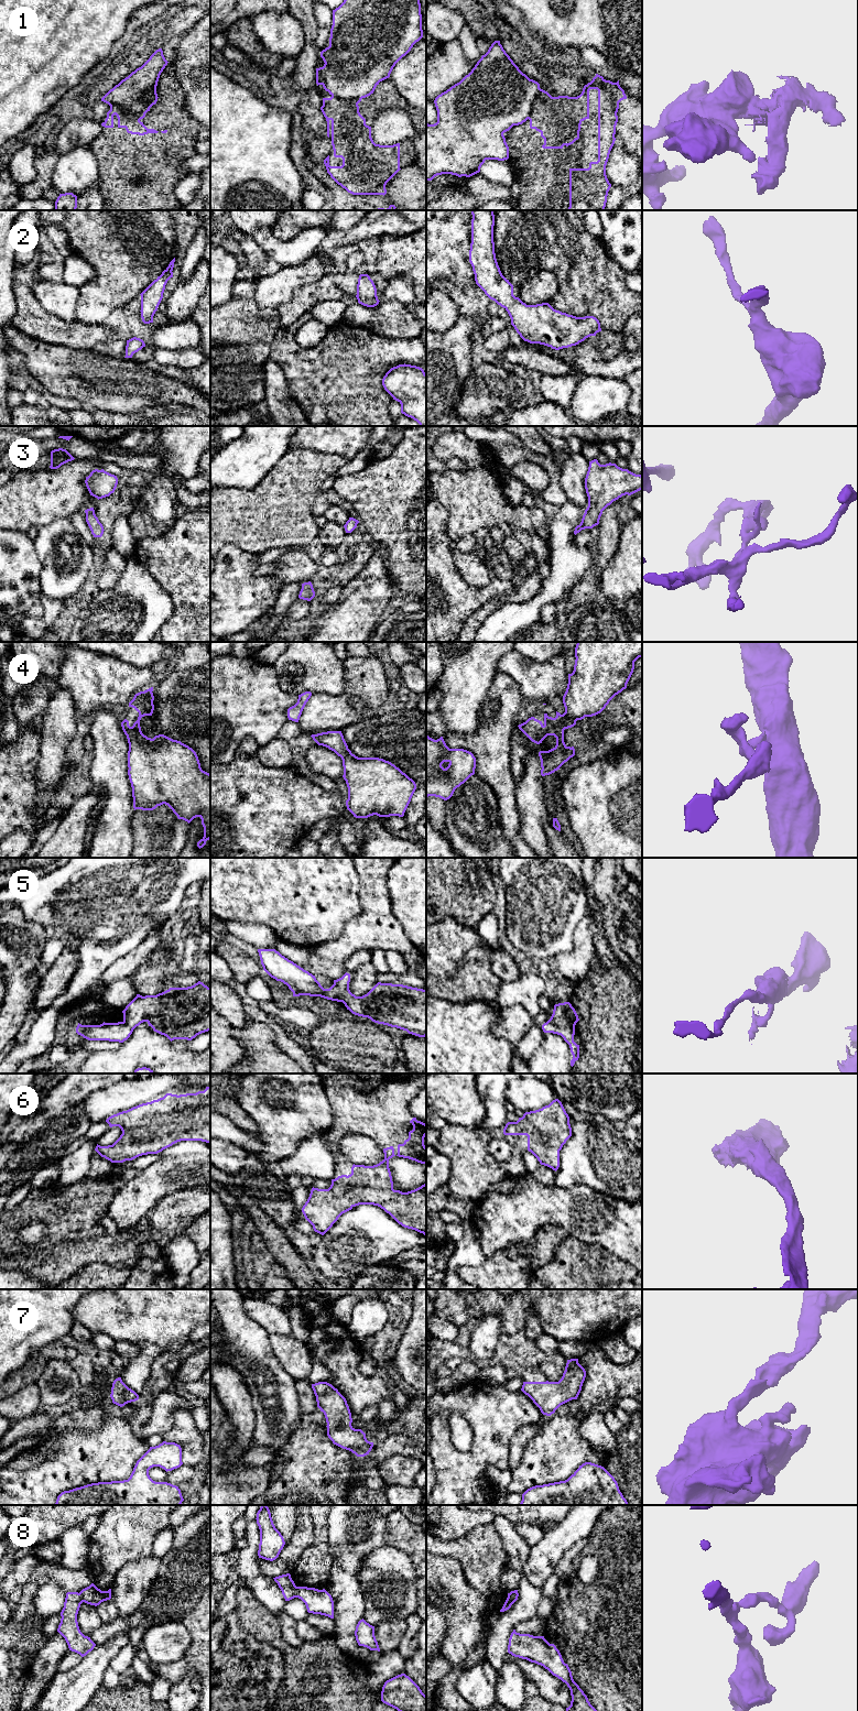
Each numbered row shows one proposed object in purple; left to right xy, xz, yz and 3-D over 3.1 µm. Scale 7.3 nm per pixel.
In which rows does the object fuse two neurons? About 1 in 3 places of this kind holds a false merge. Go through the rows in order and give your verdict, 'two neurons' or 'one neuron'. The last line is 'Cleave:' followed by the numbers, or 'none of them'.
1: two neurons
2: one neuron
3: one neuron
4: one neuron
5: two neurons
6: one neuron
7: one neuron
8: two neurons
Cleave: 1, 5, 8

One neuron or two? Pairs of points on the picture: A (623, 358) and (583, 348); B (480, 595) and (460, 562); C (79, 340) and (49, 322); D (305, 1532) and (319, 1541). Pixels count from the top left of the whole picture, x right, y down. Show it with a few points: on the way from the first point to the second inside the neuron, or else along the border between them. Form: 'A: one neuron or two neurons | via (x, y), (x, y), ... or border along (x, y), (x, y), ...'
A: one neuron | via (614, 363), (598, 363), (593, 358)
B: two neurons | border along (457, 569), (476, 587), (493, 577)
C: one neuron | via (72, 335), (60, 333), (56, 329)
D: two neurons | border along (312, 1516), (314, 1540), (299, 1558)

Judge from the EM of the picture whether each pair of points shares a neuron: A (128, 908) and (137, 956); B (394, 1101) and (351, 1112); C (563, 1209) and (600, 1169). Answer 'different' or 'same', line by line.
A: different
B: same
C: different

